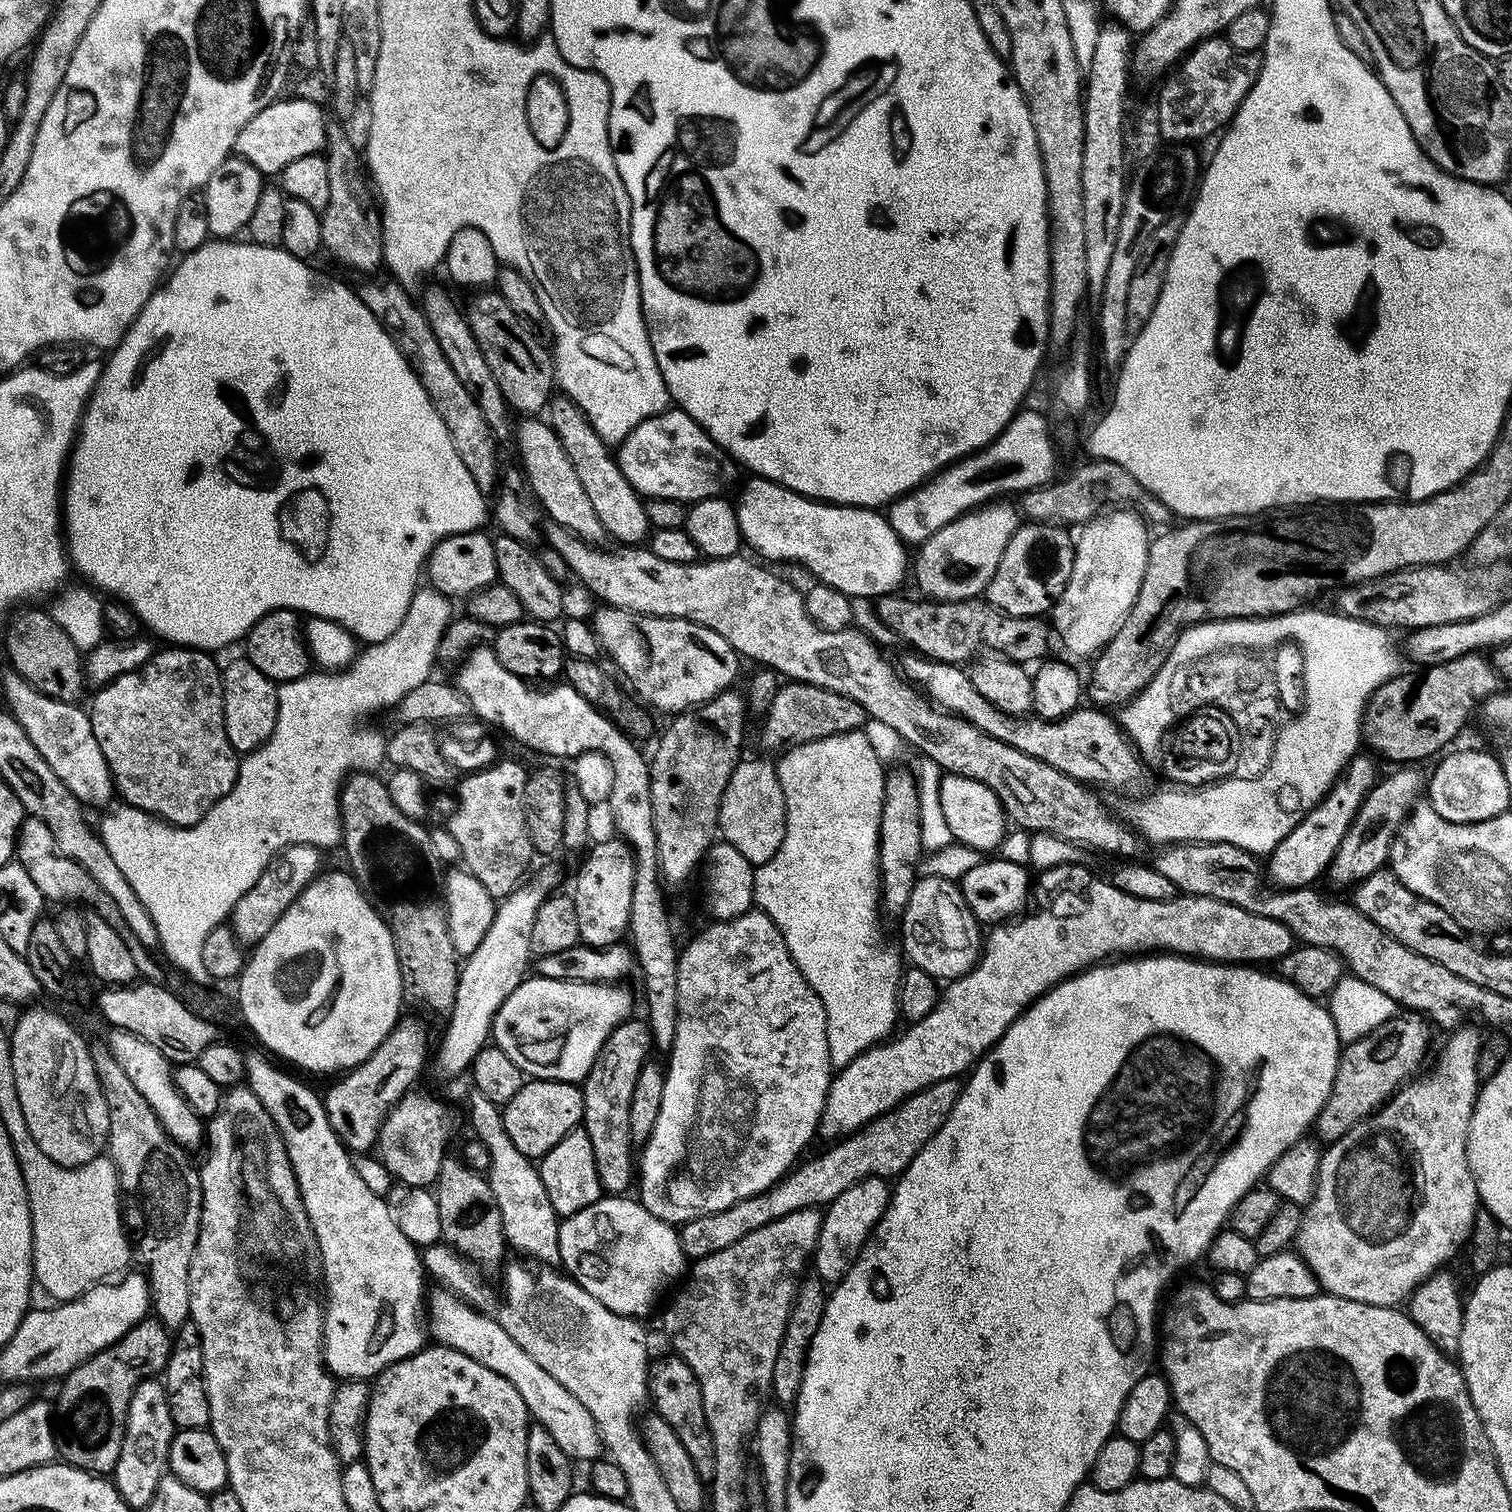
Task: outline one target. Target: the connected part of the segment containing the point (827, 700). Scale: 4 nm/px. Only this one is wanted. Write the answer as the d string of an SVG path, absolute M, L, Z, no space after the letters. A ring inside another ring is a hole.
M788 682L781 686L778 694L774 694L774 702L768 711L763 713L764 725L760 728L760 744L764 748L781 747L780 749L785 746L809 744L827 736L861 731L869 719L868 711L849 696L813 684Z

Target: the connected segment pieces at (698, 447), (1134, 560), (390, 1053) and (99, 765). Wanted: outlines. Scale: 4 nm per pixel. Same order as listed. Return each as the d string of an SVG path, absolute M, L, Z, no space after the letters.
M675 406L634 426L627 438L620 441L614 455L622 474L641 497L670 498L685 506L711 496L724 496L724 487L735 482L738 471L736 461L717 446L714 438L710 438L690 414Z
M1108 510L1079 529L1080 536L1078 532L1078 539L1075 541L1074 570L1070 574L1070 582L1066 582L1066 590L1062 590L1062 598L1056 600L1050 613L1051 631L1055 639L1056 636L1060 639L1066 655L1073 656L1076 660L1084 660L1087 656L1095 657L1101 648L1108 646L1114 634L1118 634L1118 630L1124 625L1126 614L1130 614L1138 598L1142 578L1146 574L1150 543L1147 526L1149 527L1145 517L1139 511Z
M405 1015L396 1021L392 1033L381 1042L358 1067L345 1071L337 1084L323 1093L322 1099L326 1118L334 1126L334 1134L348 1149L349 1153L373 1151L380 1125L388 1117L388 1111L413 1087L424 1068L428 1048L424 1045L424 1032L414 1017Z
M9 675L4 680L4 696L9 704L7 707L22 730L30 734L30 742L38 746L38 754L46 758L50 770L62 778L62 786L66 786L66 790L70 790L70 794L74 794L74 798L78 798L85 806L107 805L107 800L114 796L114 781L106 758L98 746L98 738L94 738L91 715L85 709L83 712L79 703L55 700L40 693L23 677Z

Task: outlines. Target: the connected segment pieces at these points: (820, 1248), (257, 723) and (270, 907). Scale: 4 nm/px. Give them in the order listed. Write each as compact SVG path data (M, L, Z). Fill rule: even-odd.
M868 1176L865 1180L859 1180L850 1190L842 1190L838 1198L834 1198L831 1204L823 1209L822 1219L820 1221L820 1233L814 1253L814 1268L816 1264L815 1275L823 1280L825 1285L834 1286L854 1266L862 1246L868 1240L869 1234L875 1230L876 1224L882 1218L882 1214L888 1209L888 1202L892 1199L892 1188L889 1181L883 1176Z
M247 658L232 660L222 668L224 677L224 721L226 722L226 738L230 738L230 746L238 754L247 754L261 748L268 741L274 730L274 722L278 718L277 681L266 678L258 666L254 666Z
M295 844L283 848L272 857L266 870L262 870L258 882L254 882L254 886L250 886L250 890L246 890L246 894L242 894L242 898L238 898L238 902L232 907L230 927L241 944L254 946L259 940L266 938L270 926L274 926L274 922L282 918L282 914L296 901L298 894L302 894L304 887L316 879L322 868L320 856L322 852L319 848L309 844Z

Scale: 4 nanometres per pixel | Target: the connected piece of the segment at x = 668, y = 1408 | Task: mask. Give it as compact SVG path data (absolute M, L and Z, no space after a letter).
M678 1355L664 1356L660 1360L653 1360L648 1365L648 1395L650 1404L656 1408L655 1415L666 1418L686 1446L686 1454L694 1462L694 1470L706 1482L714 1478L716 1463L714 1462L714 1442L710 1438L710 1426L706 1426L706 1410L702 1410L702 1390L698 1386L698 1378L694 1378L694 1370L682 1362Z

